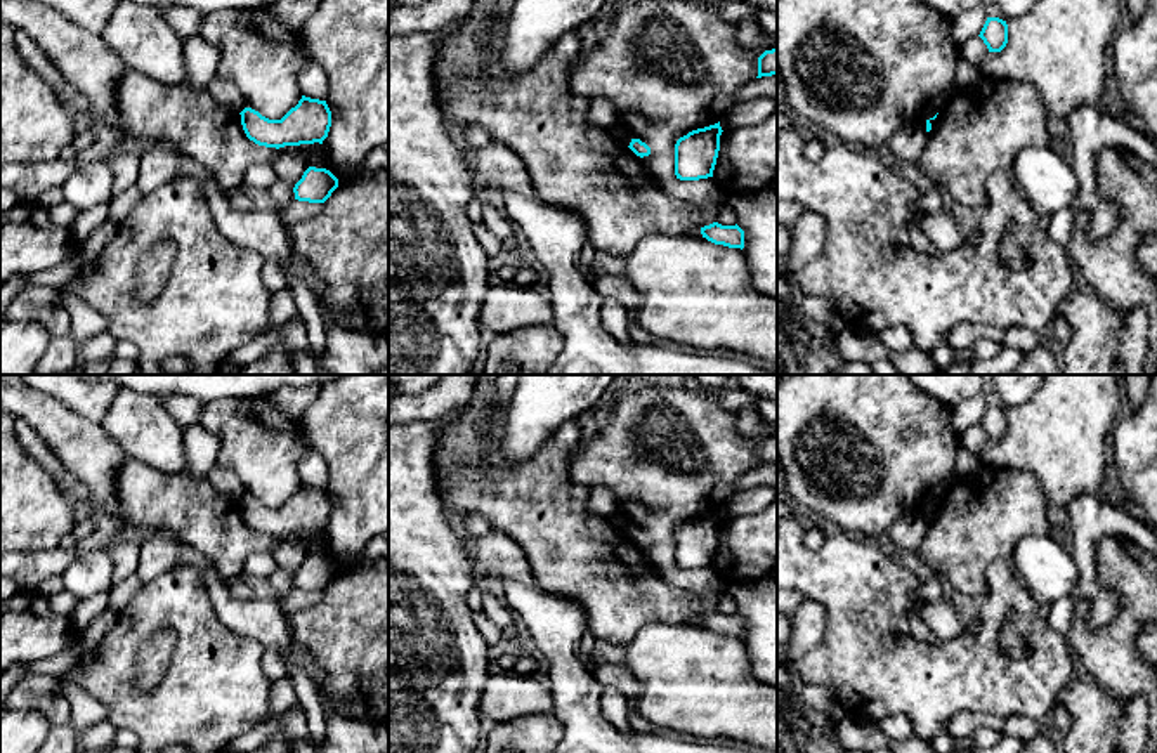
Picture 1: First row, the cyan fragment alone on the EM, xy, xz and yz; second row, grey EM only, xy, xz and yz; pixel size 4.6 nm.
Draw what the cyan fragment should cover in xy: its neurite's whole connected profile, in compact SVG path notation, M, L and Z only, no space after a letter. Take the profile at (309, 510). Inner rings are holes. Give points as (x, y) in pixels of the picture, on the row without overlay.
M305 484L281 508L269 508L252 496L245 496L239 503L250 529L276 538L314 531L323 533L331 515L331 500L326 489Z

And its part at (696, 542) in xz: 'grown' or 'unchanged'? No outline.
unchanged

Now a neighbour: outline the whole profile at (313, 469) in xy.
M307 448L298 460L298 475L305 486L319 489L328 488L330 470L326 460L312 448Z

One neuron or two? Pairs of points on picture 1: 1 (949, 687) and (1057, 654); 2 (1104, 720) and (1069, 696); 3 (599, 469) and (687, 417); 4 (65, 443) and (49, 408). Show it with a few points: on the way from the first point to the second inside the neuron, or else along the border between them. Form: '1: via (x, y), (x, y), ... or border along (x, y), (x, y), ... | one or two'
1: via (975, 682), (1031, 680) | one
2: via (1095, 713), (1078, 698) | one
3: via (621, 457), (632, 455), (644, 443), (665, 439) | one
4: via (65, 434), (51, 417) | one

